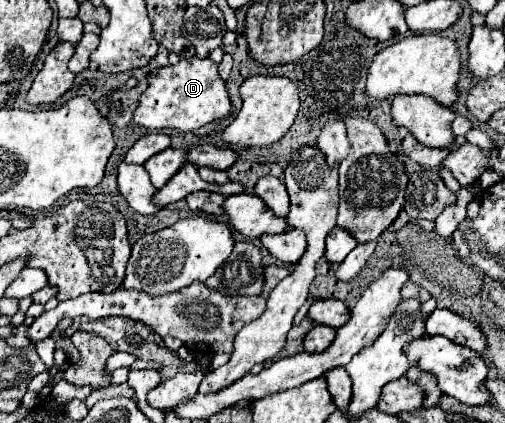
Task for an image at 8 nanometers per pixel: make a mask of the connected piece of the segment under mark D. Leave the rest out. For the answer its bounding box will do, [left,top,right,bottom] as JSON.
[133,58,231,132]

